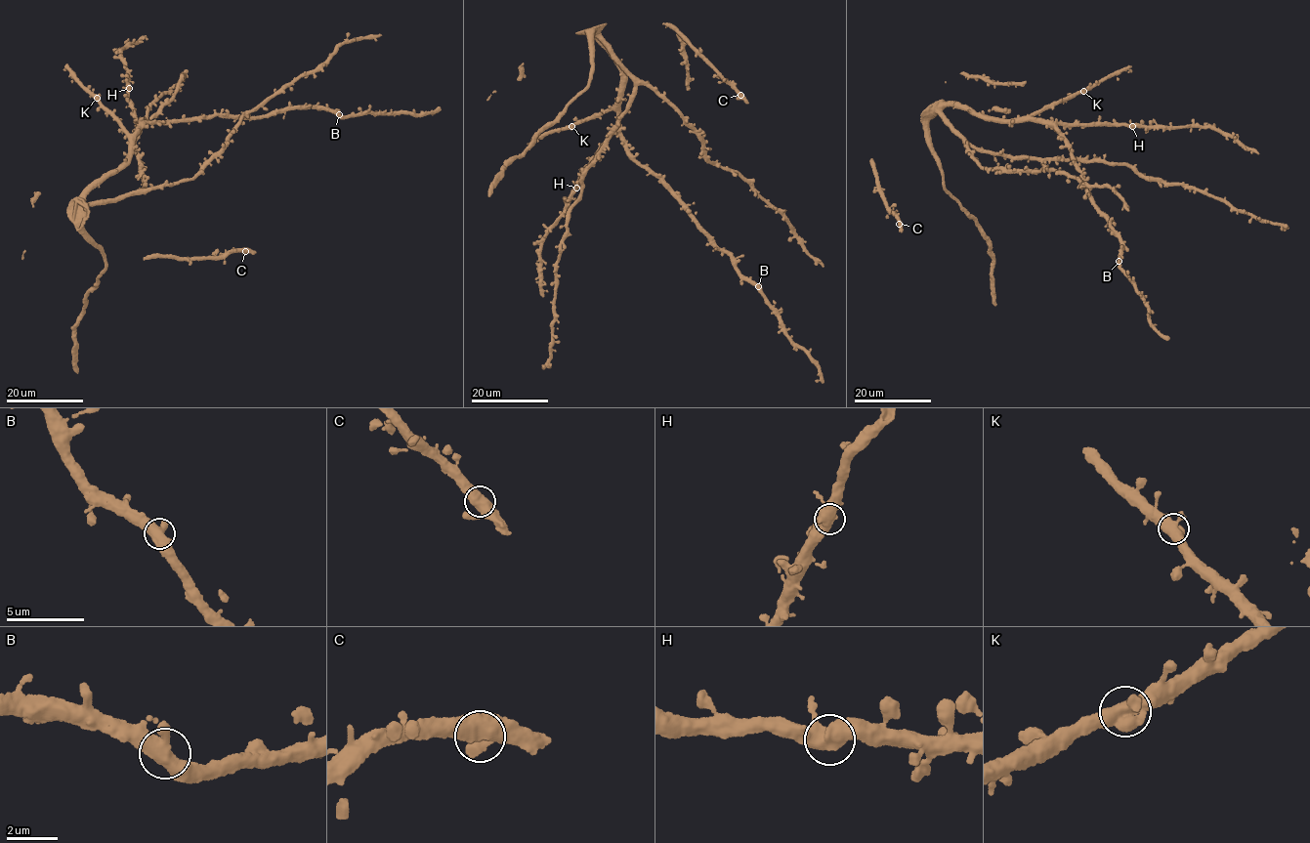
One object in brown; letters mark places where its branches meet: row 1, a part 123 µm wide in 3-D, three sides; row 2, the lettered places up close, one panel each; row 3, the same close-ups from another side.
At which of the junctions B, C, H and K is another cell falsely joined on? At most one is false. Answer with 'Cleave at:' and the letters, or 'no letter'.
Cleave at: no letter

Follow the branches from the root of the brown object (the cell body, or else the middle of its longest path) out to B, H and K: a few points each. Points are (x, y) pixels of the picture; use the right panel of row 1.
B: (957, 105), (983, 116), (1008, 120), (1023, 118), (1058, 127), (1095, 204), (1117, 233), (1121, 247), (1119, 261)
H: (957, 105), (996, 119), (1132, 126)
K: (957, 105), (983, 116), (1020, 122), (1083, 91)

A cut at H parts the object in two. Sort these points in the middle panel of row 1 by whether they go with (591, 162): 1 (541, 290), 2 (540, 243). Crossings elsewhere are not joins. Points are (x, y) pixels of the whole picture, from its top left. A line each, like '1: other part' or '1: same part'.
1: other part
2: other part

